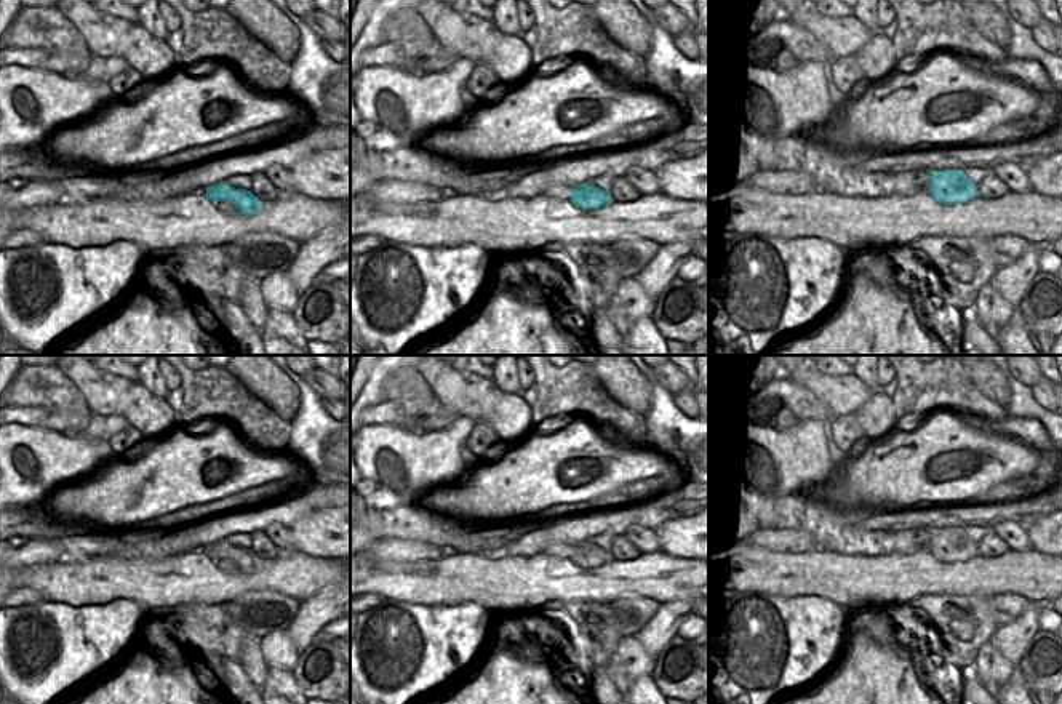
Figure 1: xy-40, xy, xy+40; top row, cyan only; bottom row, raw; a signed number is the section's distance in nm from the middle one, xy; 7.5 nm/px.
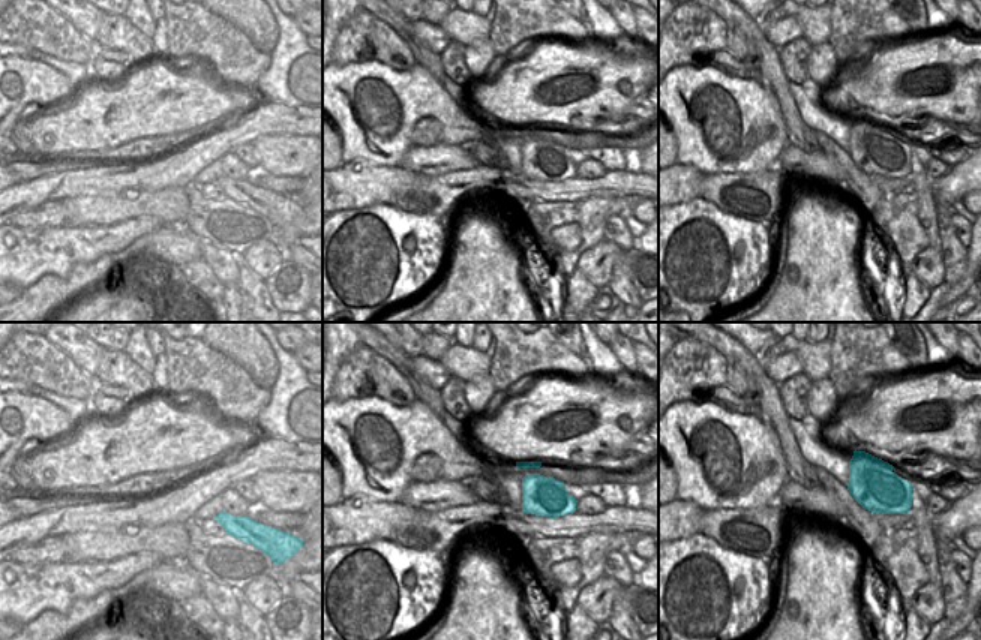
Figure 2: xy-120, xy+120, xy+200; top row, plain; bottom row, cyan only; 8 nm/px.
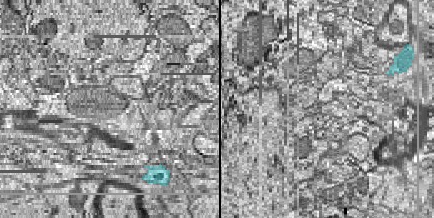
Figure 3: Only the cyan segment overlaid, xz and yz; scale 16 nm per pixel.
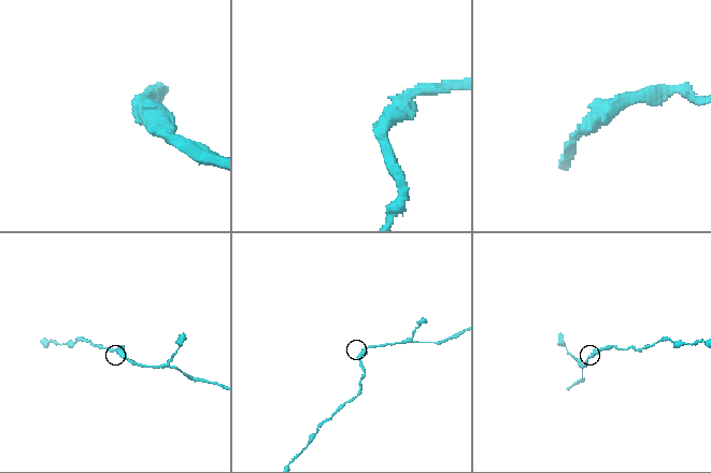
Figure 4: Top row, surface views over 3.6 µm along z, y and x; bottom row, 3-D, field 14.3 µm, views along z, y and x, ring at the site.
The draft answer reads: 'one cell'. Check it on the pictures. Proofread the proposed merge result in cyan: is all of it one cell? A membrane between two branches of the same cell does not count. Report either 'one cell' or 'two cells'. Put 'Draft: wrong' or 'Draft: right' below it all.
two cells
Draft: wrong

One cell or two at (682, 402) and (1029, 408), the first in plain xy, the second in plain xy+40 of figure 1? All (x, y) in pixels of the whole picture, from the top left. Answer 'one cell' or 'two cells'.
two cells

